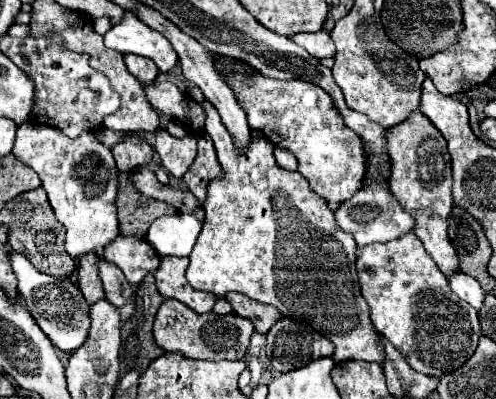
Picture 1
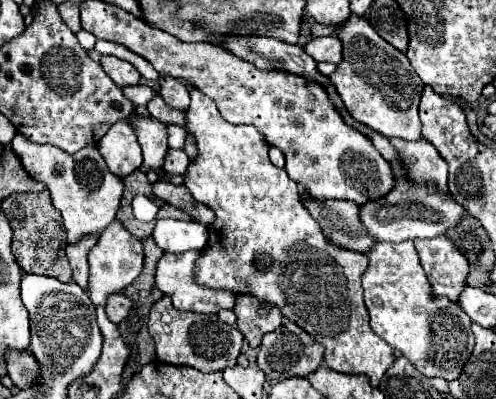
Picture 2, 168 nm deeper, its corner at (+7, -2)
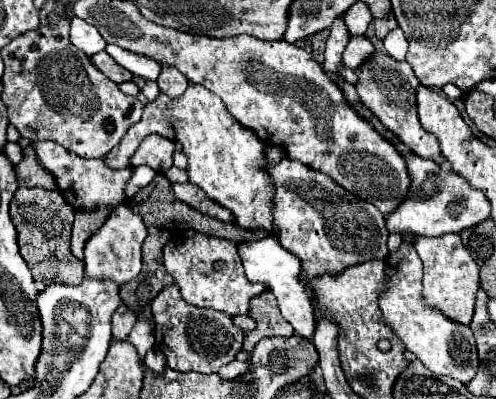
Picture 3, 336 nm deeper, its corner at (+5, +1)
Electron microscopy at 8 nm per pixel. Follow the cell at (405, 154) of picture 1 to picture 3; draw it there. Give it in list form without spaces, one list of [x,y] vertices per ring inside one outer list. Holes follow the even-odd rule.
[[[444,234],[438,238],[418,236],[414,242],[418,256],[424,262],[424,298],[426,304],[442,310],[448,318],[460,324],[470,324],[474,314],[478,284],[478,264],[472,260],[470,252],[462,246],[458,234]]]

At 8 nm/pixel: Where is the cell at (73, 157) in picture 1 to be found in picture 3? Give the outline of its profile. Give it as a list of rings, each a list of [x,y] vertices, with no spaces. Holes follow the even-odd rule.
[[[32,142],[32,148],[36,150],[38,162],[54,176],[58,190],[76,212],[90,212],[104,206],[116,208],[120,202],[126,200],[124,190],[134,174],[132,168],[112,170],[104,164],[102,158],[78,158],[74,152],[68,152],[56,142]]]

